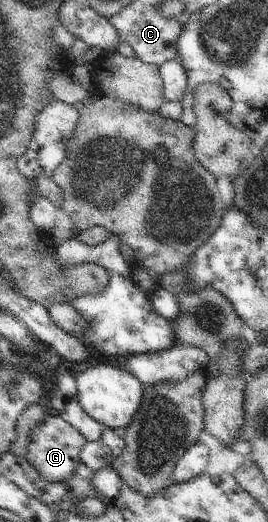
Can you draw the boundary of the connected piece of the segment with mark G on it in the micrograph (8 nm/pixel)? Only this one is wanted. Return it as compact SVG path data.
M48 416L31 432L25 457L40 473L40 477L52 482L67 481L73 475L76 465L81 462L78 455L86 441L84 435L61 416Z

